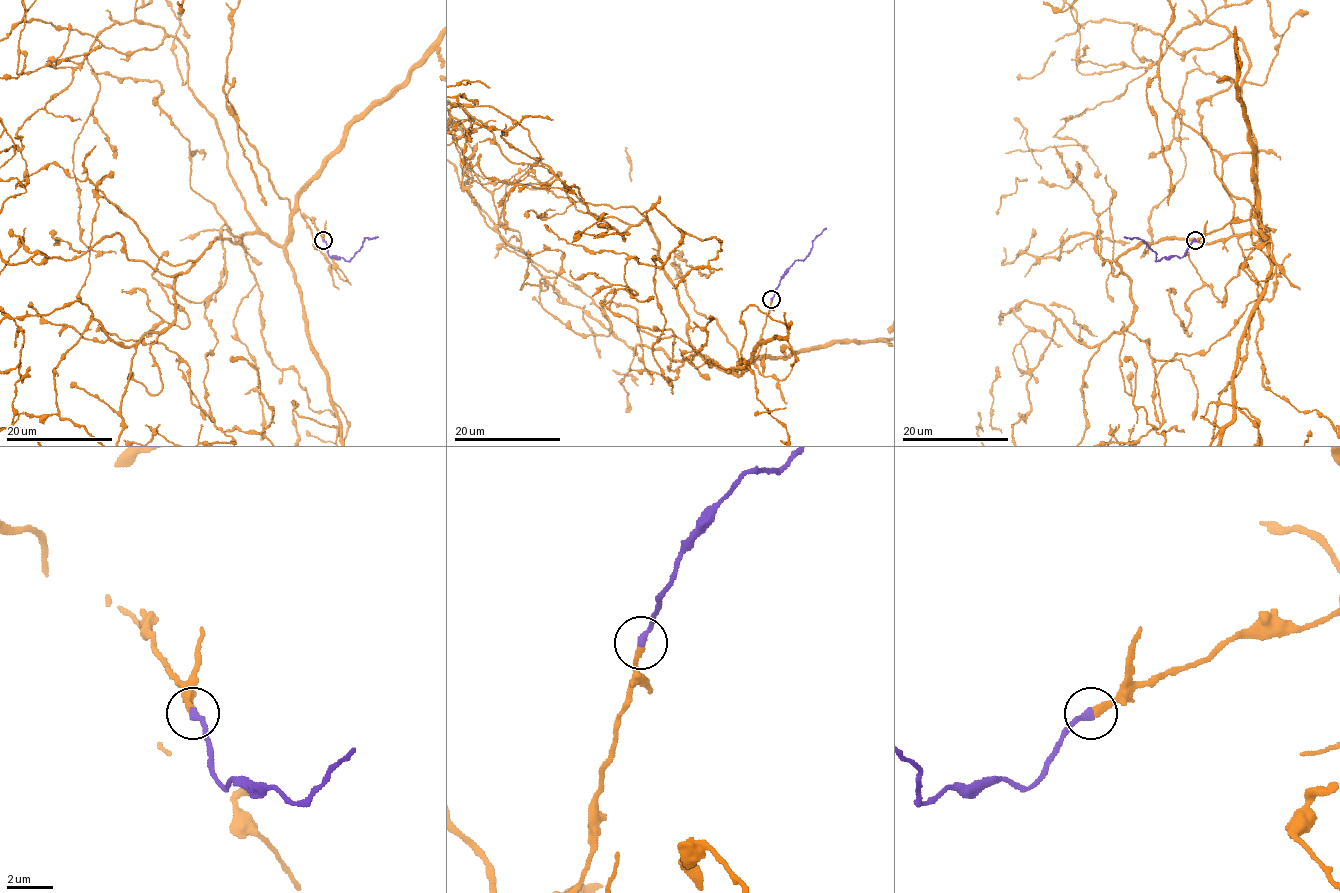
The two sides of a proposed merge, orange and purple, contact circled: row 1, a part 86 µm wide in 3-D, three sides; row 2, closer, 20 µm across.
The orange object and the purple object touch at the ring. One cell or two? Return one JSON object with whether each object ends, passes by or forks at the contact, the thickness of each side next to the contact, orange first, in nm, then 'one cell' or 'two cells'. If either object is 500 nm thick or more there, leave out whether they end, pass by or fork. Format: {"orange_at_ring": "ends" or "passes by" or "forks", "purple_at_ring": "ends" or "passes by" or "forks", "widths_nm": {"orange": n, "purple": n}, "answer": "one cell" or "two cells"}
{"orange_at_ring": "ends", "purple_at_ring": "ends", "widths_nm": {"orange": 320, "purple": 320}, "answer": "one cell"}

